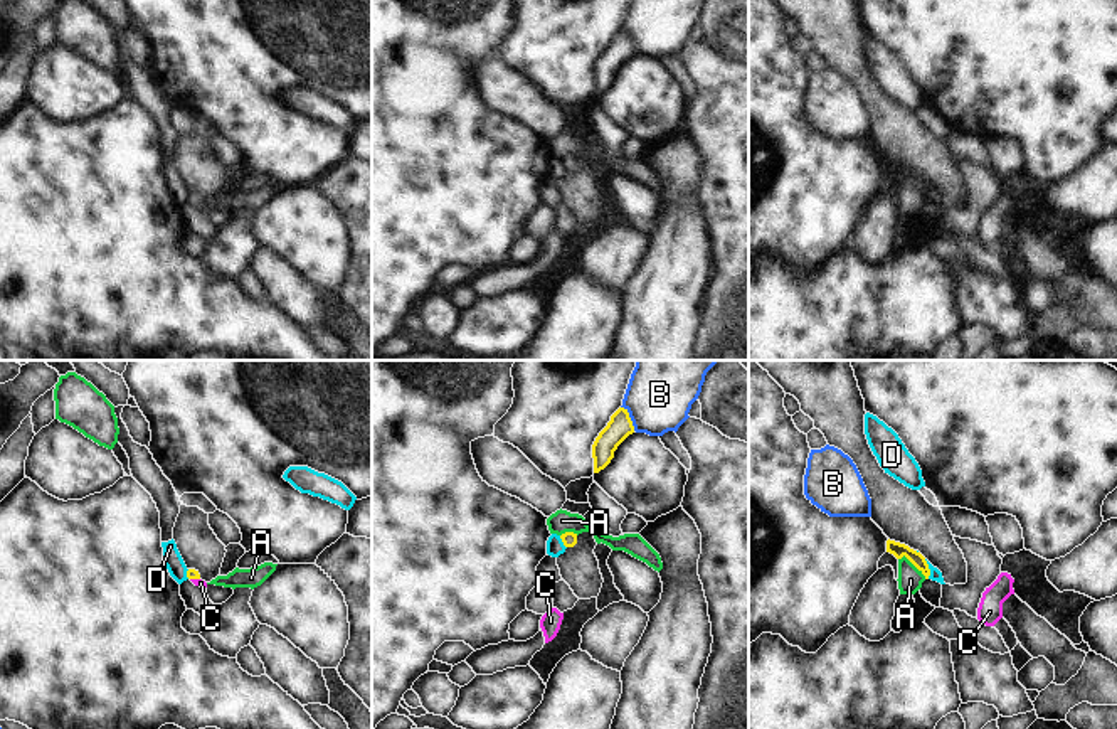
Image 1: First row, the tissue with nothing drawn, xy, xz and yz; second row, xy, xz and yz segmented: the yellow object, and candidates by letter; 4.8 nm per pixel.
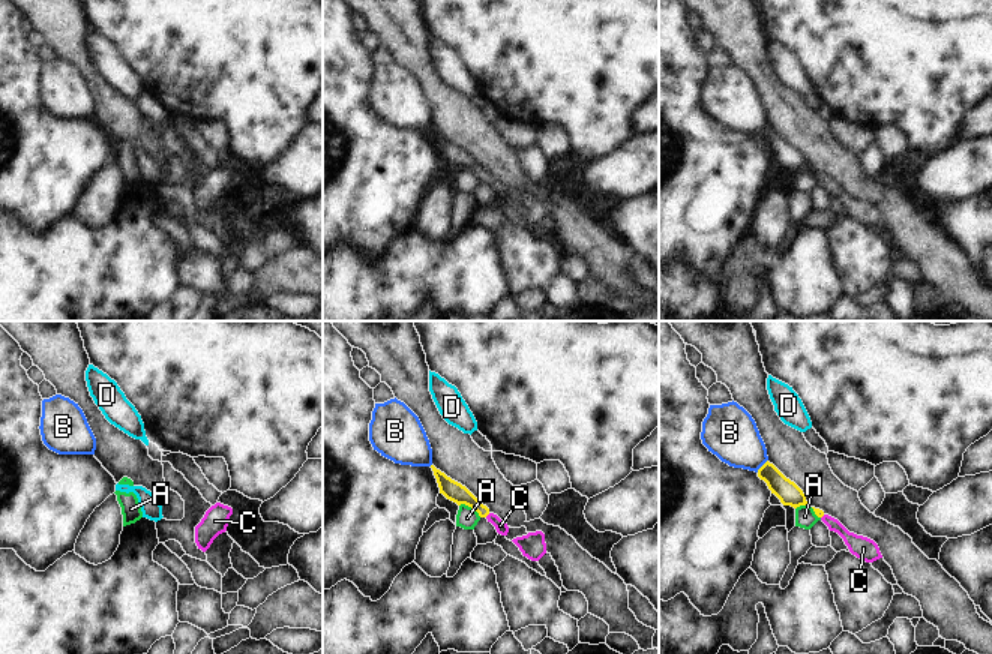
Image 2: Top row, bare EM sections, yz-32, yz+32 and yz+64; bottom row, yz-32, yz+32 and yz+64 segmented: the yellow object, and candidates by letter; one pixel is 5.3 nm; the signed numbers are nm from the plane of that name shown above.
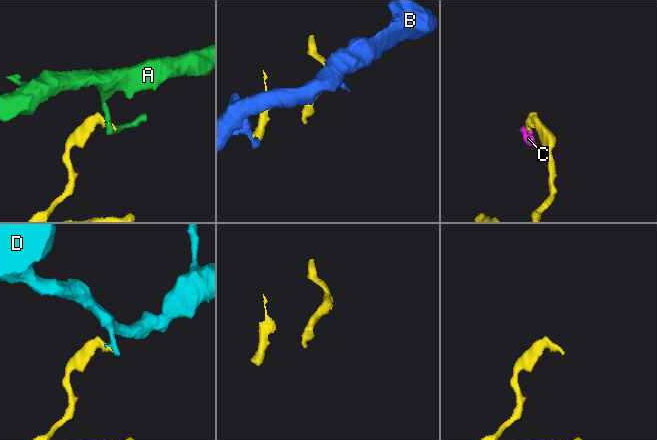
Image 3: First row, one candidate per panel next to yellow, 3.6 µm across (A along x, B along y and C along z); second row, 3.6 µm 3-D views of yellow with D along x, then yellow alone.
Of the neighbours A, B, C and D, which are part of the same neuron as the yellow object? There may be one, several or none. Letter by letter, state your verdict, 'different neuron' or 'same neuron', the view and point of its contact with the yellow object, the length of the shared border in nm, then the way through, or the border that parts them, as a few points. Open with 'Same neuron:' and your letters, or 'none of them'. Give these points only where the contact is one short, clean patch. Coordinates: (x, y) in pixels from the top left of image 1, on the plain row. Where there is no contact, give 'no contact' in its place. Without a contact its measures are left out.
Same neuron: C
A: different neuron | yz (912, 186) | 170 nm | along yz (899, 180), (904, 179), (926, 201)
B: different neuron | xz (629, 41) | 140 nm
C: same neuron | xy (195, 201) | 50 nm | across xy (192, 197), (195, 201), (201, 206)
D: different neuron | yz (929, 192) | 100 nm | along yz (924, 182), (929, 201)

